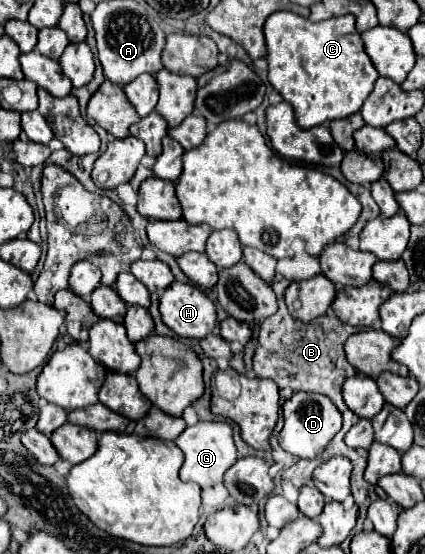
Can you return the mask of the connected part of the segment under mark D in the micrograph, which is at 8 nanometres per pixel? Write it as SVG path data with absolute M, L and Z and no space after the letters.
M296 392L290 400L284 402L282 414L284 414L284 428L278 438L280 446L298 458L318 456L318 452L322 452L326 448L326 444L334 438L334 434L342 428L342 416L340 416L338 408L324 394Z

